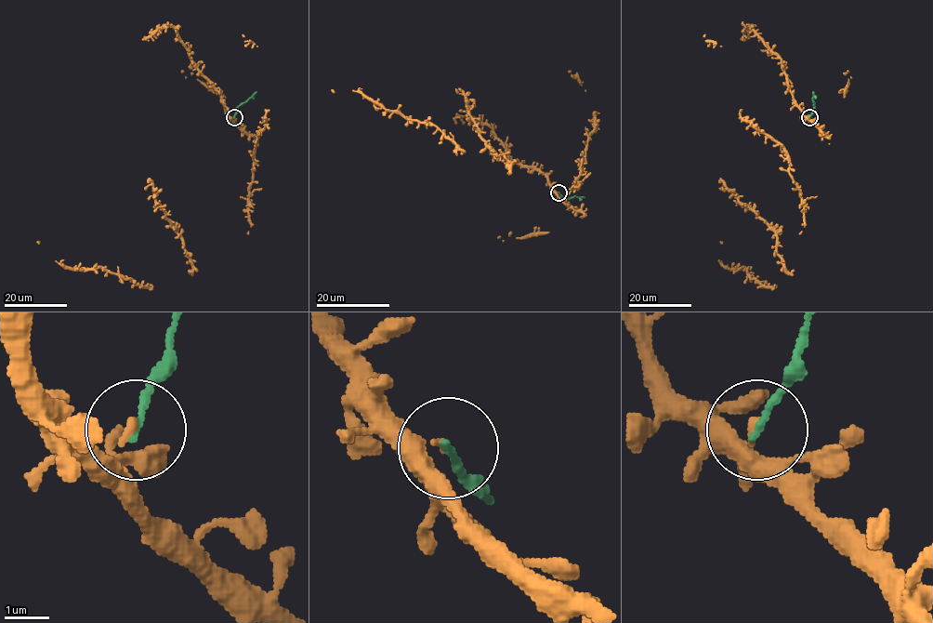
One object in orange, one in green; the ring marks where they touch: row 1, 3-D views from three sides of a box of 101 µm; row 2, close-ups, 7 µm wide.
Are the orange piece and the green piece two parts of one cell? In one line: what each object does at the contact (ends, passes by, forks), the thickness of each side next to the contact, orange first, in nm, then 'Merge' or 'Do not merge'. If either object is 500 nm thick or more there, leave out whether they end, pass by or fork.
At the ring orange ends. At the ring green ends. Thickness 160 nm (orange) against 160 nm. Do not merge

